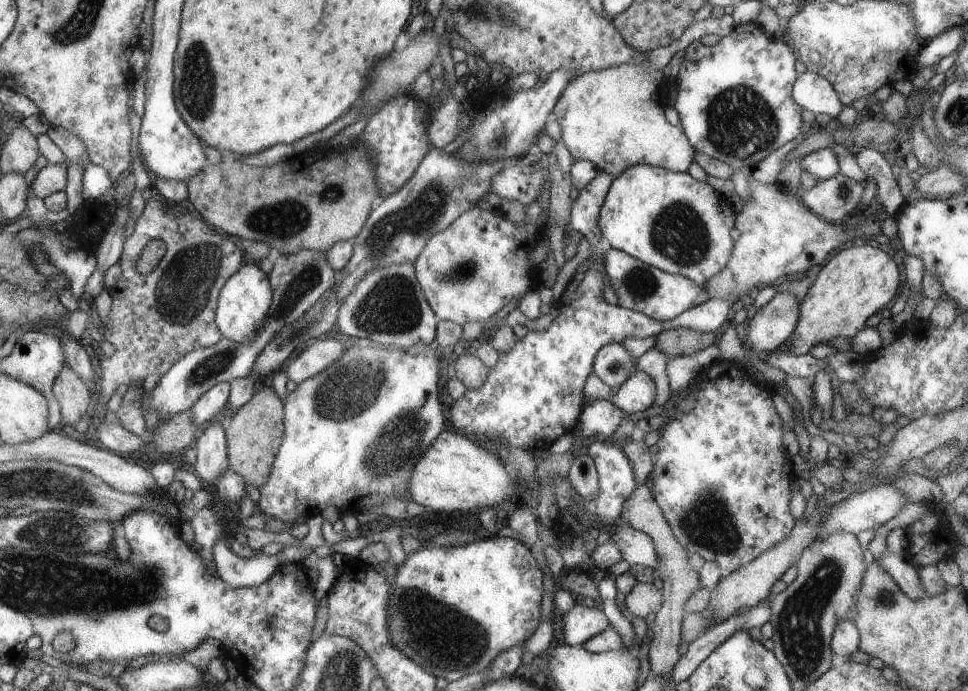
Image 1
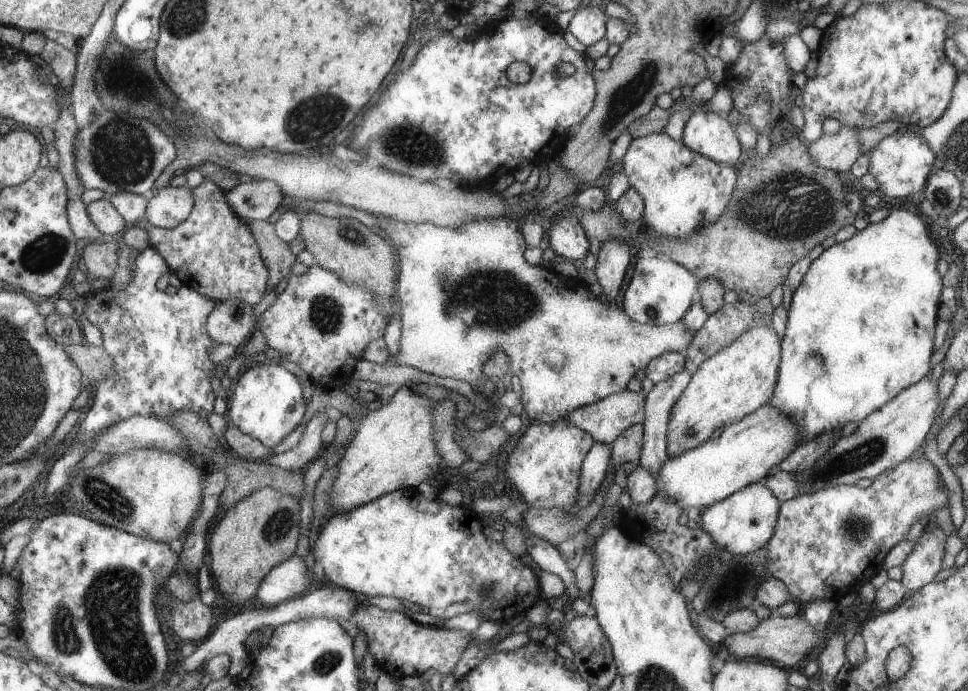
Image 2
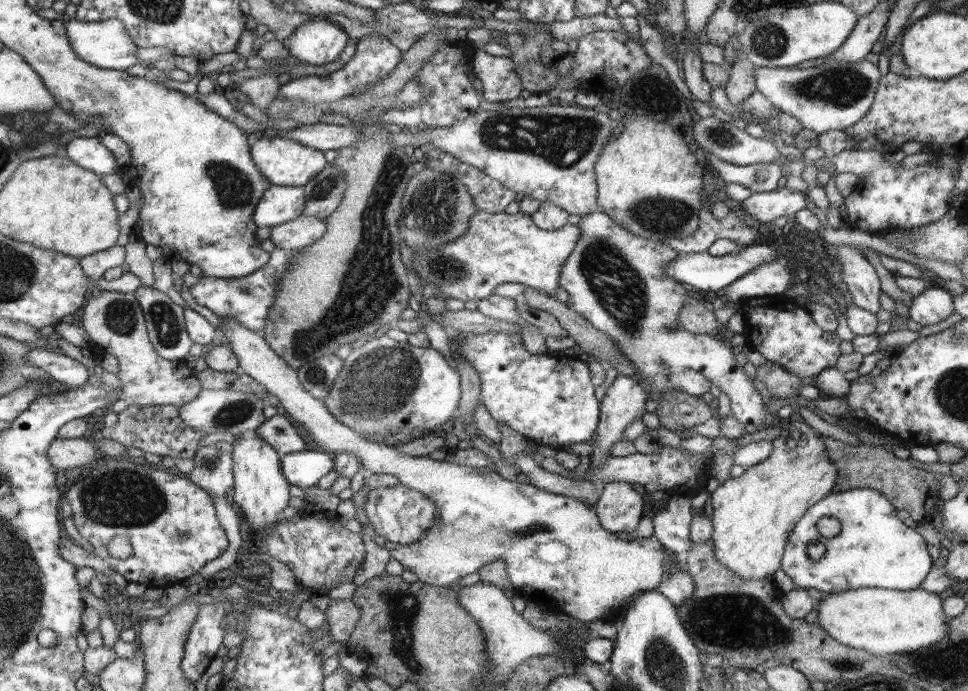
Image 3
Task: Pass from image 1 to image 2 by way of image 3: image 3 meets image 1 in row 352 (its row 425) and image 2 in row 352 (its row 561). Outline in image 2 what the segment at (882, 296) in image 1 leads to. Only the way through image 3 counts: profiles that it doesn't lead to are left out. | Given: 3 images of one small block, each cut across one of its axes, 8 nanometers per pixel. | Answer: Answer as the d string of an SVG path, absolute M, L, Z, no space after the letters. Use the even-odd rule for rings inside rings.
M771 326L748 328L734 344L730 344L722 352L718 352L716 356L704 362L691 376L690 384L682 391L680 398L673 406L672 418L668 422L668 436L666 436L668 456L676 458L676 456L682 456L683 452L698 448L701 444L707 443L711 439L710 435L714 434L718 428L725 428L738 422L768 403L775 395L781 362L782 341Z

